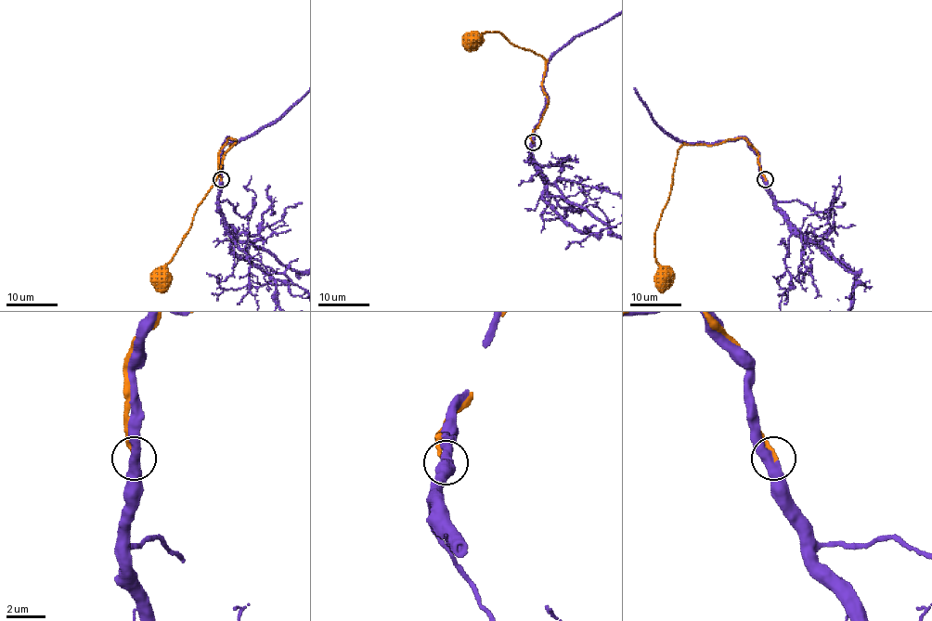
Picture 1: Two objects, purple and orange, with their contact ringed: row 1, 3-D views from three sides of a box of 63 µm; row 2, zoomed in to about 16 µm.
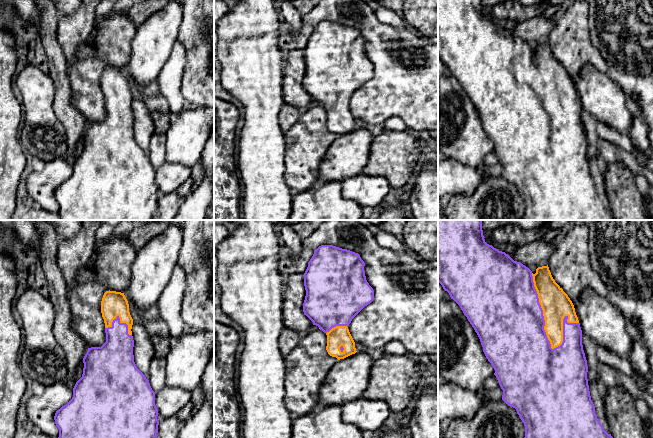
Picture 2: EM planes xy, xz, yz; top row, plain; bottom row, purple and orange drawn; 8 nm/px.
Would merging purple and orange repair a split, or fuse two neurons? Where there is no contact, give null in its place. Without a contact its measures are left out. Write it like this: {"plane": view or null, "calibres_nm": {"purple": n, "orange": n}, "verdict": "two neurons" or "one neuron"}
{"plane": "yz", "calibres_nm": {"purple": 500, "orange": 240}, "verdict": "one neuron"}

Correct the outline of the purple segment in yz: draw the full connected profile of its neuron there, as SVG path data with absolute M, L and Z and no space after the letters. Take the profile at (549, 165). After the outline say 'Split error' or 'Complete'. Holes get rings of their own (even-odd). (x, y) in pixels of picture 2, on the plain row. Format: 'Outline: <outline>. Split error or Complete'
Outline: M438 0L438 58L443 65L461 84L464 91L477 109L483 128L493 142L499 161L503 166L502 176L516 185L524 199L525 213L523 220L615 220L611 210L608 210L595 189L591 176L588 155L587 136L582 121L582 106L574 81L568 71L555 58L548 41L538 43L536 49L520 38L514 37L505 28L499 27L485 18L482 0Z. Split error

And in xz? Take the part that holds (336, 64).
Outline: M321 21L304 49L304 90L327 111L326 126L338 136L355 130L348 102L374 75L358 29Z. Split error

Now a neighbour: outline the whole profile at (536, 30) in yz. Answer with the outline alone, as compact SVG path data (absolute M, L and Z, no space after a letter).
M537 16L531 19L516 21L516 27L508 30L514 37L520 38L531 47L547 42L548 36L555 26L555 19Z

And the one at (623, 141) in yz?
M597 120L595 126L596 133L600 139L609 141L619 148L631 153L637 163L645 167L645 161L647 159L648 153L639 153L628 134L621 133L612 127L609 127L605 123Z

